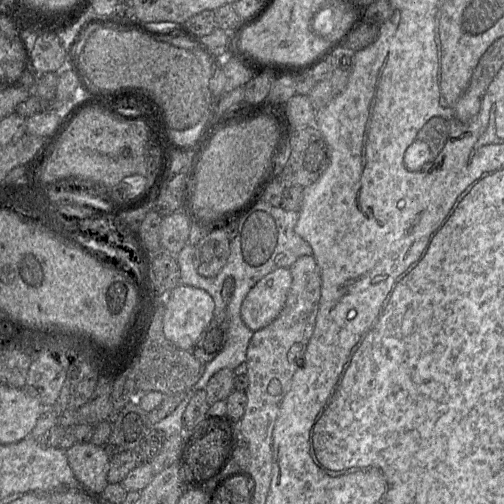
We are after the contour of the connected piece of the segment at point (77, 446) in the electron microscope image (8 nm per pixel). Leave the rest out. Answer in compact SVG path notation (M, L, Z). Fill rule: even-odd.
M76 442L65 453L74 476L82 486L92 493L101 493L107 484L110 459L104 446Z

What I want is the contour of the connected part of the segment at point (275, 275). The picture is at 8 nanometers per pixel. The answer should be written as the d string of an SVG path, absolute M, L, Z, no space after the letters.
M278 268L260 279L240 307L242 321L257 331L274 321L282 311L292 284L289 268Z

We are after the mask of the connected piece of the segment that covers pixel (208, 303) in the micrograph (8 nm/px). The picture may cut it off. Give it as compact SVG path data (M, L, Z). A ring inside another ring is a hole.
M178 284L164 299L163 333L176 347L191 350L214 316L214 300L203 289Z

